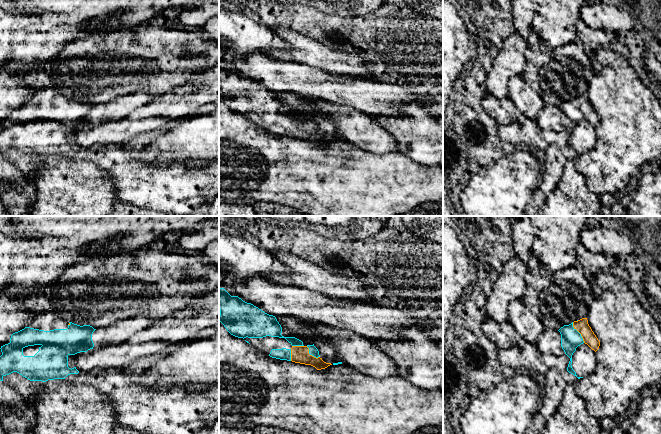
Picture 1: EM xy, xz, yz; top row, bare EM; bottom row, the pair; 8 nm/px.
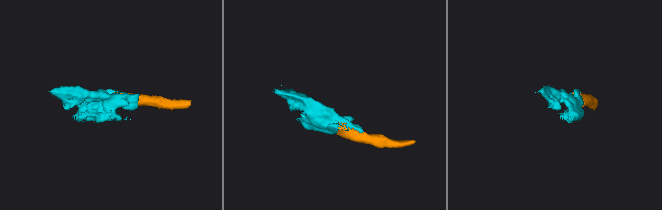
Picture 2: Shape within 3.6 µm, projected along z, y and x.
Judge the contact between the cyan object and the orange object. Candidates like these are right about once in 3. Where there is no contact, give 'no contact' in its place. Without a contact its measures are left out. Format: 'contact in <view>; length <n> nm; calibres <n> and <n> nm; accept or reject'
contact in yz; length 190 nm; calibres 160 and 110 nm; accept

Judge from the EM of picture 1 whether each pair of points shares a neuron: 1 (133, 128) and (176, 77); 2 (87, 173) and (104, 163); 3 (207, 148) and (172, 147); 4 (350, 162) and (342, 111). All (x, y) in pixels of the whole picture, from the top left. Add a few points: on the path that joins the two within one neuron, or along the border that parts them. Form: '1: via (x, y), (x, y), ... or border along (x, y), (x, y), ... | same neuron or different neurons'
1: border along (172, 91), (155, 97) | different neurons
2: border along (81, 158), (91, 161), (108, 171) | different neurons
3: via (198, 148), (181, 147) | same neuron
4: border along (342, 138), (368, 152) | different neurons

